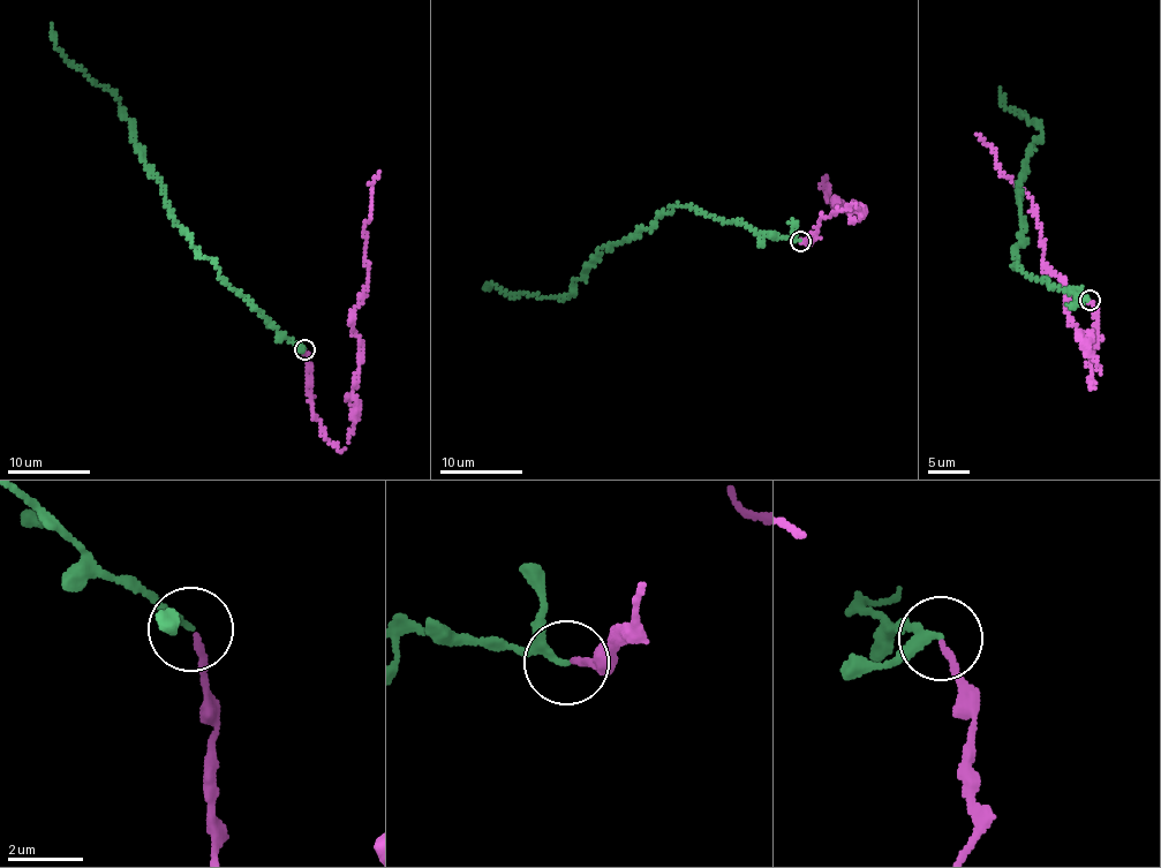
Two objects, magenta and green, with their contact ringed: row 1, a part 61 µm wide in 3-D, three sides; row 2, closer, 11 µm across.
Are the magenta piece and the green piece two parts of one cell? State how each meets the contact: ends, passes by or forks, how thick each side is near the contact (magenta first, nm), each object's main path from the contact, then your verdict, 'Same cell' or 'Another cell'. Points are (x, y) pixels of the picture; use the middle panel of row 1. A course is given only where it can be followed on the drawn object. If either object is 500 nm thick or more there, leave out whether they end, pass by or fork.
At the ring magenta ends. At the ring green passes by. Thickness 160 nm (magenta) against 160 nm. Course of magenta: (801, 241), (834, 211), (852, 205), (862, 217), (854, 204), (835, 198), (835, 210), (827, 176). Course of green: (801, 241), (763, 235), (677, 204), (650, 228), (601, 247), (571, 296), (507, 293), (490, 284), (483, 289). Same cell

